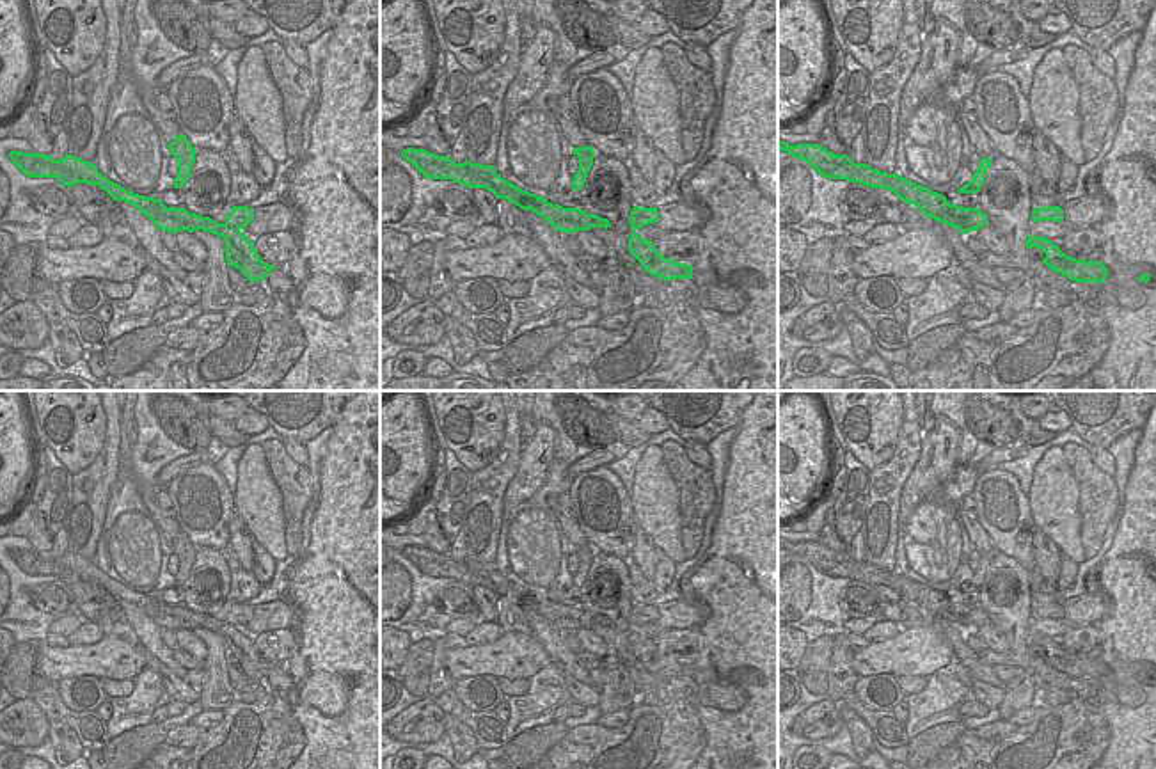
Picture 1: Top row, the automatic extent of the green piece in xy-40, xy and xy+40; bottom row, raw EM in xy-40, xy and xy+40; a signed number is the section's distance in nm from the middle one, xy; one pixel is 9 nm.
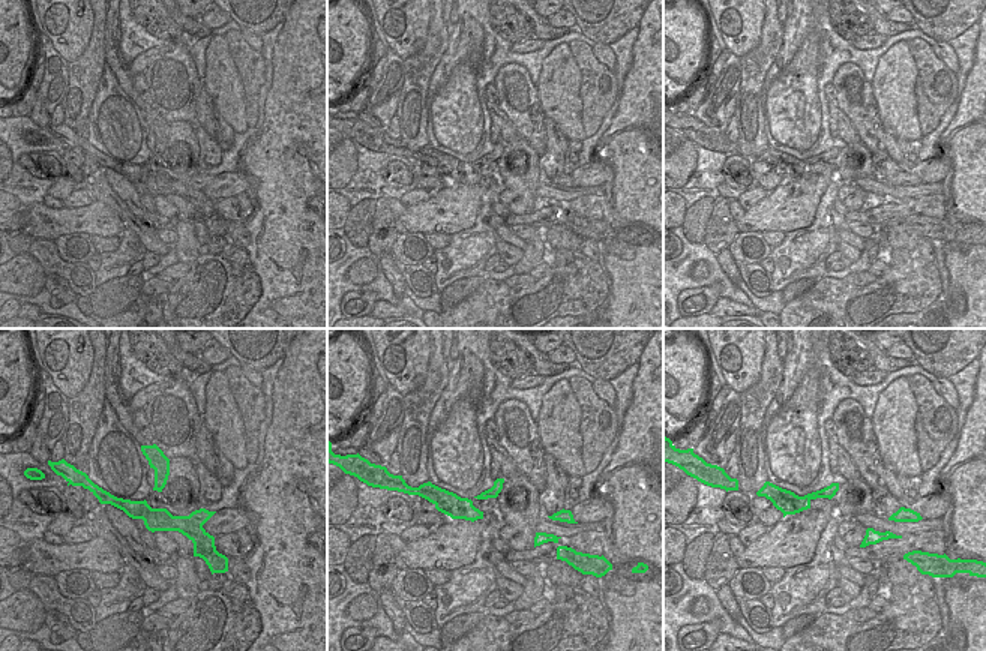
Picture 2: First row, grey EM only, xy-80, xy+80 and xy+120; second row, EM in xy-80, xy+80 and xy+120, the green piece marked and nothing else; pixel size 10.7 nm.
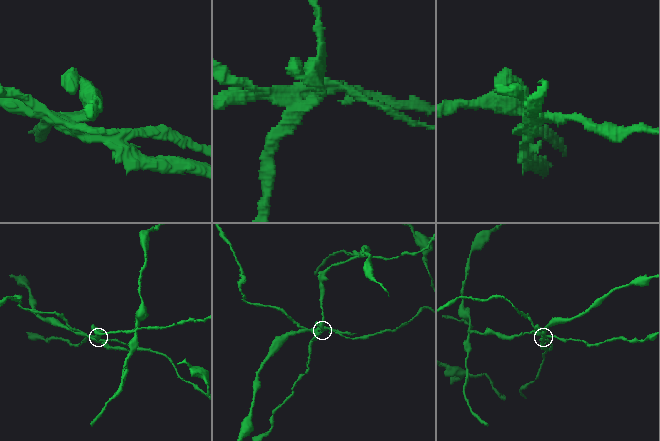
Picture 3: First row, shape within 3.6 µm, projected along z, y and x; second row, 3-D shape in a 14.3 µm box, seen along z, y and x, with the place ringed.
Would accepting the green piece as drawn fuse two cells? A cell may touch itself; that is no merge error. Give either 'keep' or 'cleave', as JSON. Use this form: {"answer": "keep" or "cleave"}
{"answer": "cleave"}

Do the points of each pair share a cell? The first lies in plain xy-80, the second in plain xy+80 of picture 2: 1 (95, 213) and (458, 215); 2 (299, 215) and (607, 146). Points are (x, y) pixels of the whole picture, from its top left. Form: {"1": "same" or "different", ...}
{"1": "same", "2": "same"}

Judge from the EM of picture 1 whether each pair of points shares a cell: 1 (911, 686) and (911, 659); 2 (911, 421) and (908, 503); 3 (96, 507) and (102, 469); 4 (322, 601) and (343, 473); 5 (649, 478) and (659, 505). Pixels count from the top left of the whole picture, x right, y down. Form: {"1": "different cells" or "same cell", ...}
{"1": "different cells", "2": "different cells", "3": "same cell", "4": "same cell", "5": "same cell"}

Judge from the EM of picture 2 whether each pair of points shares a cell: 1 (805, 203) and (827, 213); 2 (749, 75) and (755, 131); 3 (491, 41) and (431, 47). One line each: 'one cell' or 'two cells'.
1: two cells
2: one cell
3: two cells

